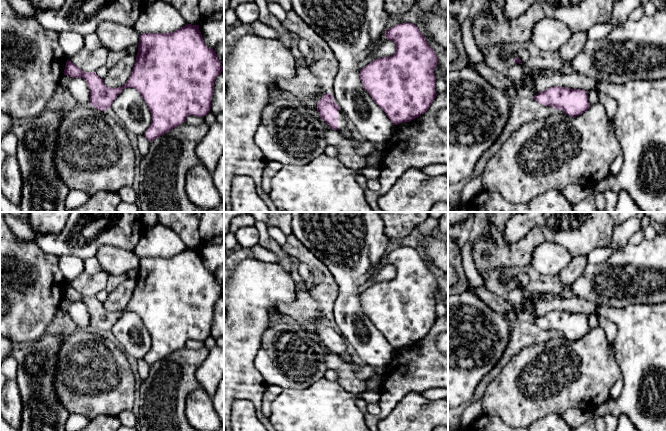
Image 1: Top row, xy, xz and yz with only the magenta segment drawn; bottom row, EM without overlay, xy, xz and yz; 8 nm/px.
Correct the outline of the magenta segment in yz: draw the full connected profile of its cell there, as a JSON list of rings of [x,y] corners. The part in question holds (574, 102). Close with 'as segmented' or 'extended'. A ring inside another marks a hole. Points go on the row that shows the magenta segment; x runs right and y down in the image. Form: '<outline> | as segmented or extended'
[[[550,87],[539,92],[534,99],[543,106],[560,109],[568,116],[576,117],[589,109],[588,93],[581,89],[568,87]]] | as segmented

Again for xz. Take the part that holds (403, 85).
[[[412,23],[397,24],[385,31],[387,40],[396,44],[396,52],[375,59],[360,70],[360,80],[374,102],[385,112],[393,125],[410,122],[425,113],[437,94],[434,69],[439,64],[426,37]]] | as segmented

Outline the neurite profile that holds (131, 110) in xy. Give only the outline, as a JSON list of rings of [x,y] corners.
[[[124,88],[110,107],[114,116],[127,132],[144,135],[151,124],[151,113],[140,93],[134,88]]]

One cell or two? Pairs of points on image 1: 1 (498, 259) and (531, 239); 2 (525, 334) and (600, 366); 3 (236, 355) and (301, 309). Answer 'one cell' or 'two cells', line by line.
1: one cell
2: two cells
3: two cells

